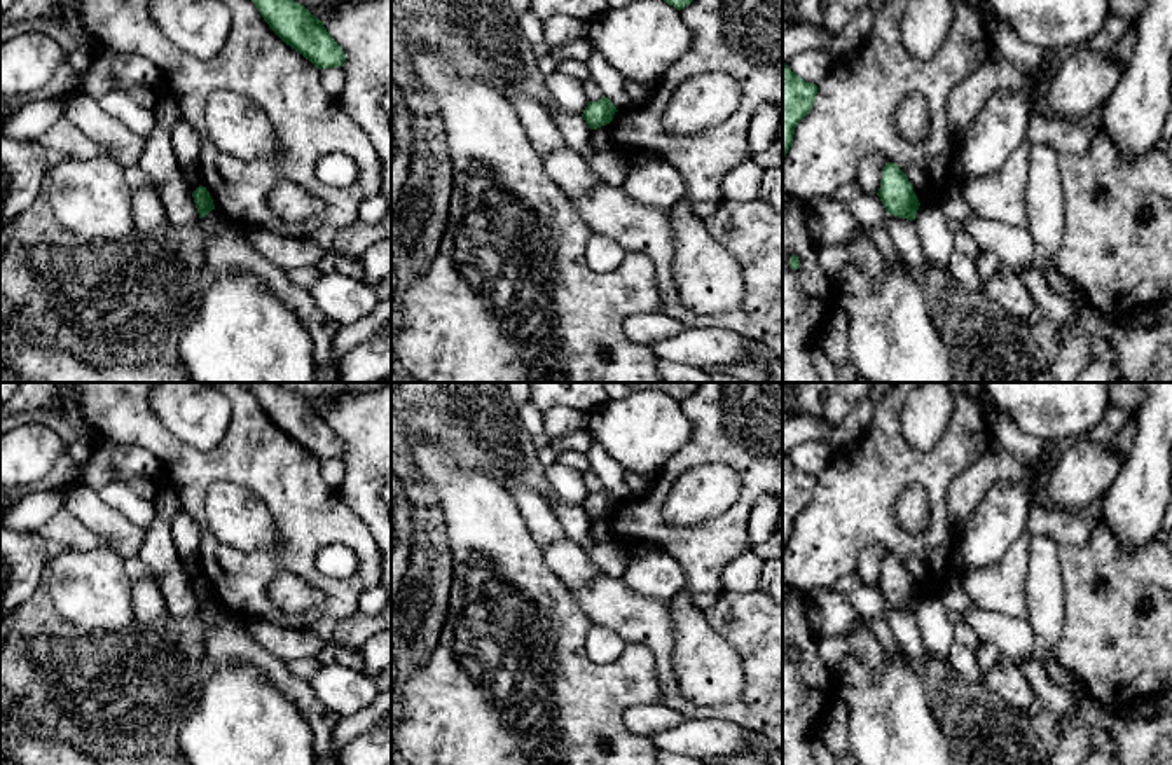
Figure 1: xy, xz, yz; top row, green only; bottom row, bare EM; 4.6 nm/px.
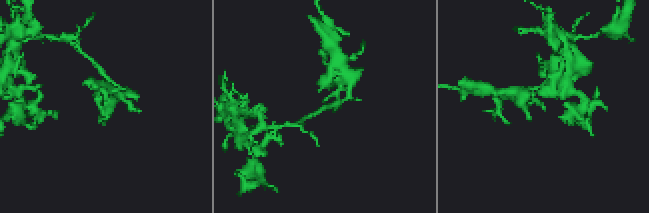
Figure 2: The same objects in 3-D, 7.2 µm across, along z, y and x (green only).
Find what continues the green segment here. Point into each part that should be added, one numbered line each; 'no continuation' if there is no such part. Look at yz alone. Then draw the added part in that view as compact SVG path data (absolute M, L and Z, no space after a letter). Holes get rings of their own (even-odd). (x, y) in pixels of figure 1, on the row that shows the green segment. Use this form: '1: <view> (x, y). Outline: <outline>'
no continuation

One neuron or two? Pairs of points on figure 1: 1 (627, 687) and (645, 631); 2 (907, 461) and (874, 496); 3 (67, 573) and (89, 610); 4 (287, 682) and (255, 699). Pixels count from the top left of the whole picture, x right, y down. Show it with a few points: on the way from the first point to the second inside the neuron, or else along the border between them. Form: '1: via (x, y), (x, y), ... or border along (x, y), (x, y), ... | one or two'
1: border along (629, 641), (643, 645), (652, 654), (659, 682) | two
2: via (898, 470), (881, 488) | one
3: via (75, 582), (89, 596), (89, 601) | one
4: border along (241, 664), (252, 664), (303, 718) | two

